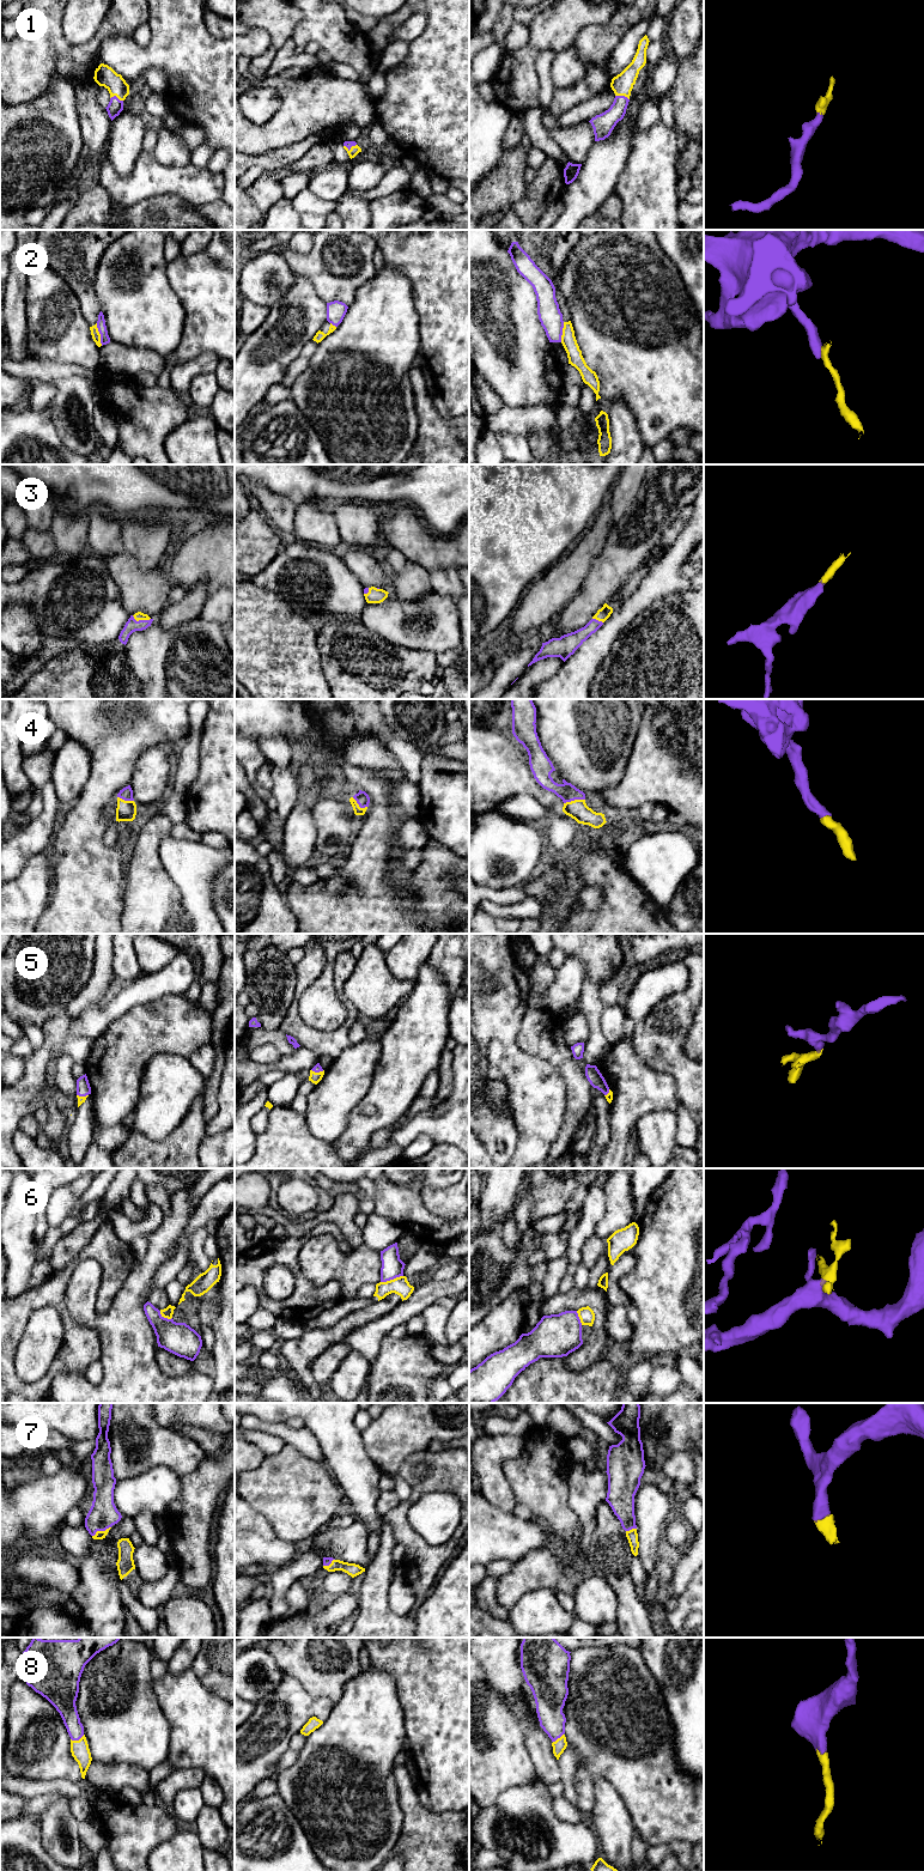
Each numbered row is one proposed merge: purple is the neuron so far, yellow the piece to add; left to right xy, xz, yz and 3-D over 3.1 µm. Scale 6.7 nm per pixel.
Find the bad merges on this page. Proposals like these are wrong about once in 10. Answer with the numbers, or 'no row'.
2, 6

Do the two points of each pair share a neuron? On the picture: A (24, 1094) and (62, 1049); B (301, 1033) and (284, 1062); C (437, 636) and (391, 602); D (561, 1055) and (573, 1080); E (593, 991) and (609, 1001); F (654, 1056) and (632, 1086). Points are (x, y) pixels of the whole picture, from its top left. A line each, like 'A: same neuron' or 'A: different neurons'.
A: different neurons
B: different neurons
C: same neuron
D: same neuron
E: different neurons
F: different neurons

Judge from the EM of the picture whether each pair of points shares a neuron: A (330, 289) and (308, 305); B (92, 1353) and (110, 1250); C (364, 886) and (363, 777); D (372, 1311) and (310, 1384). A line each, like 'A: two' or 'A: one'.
A: two
B: one
C: one
D: one

